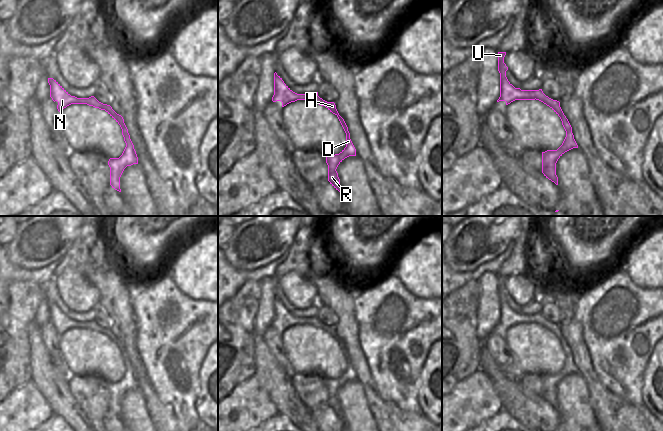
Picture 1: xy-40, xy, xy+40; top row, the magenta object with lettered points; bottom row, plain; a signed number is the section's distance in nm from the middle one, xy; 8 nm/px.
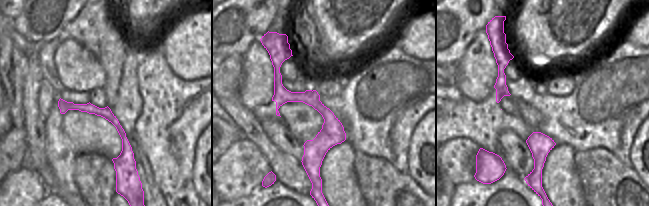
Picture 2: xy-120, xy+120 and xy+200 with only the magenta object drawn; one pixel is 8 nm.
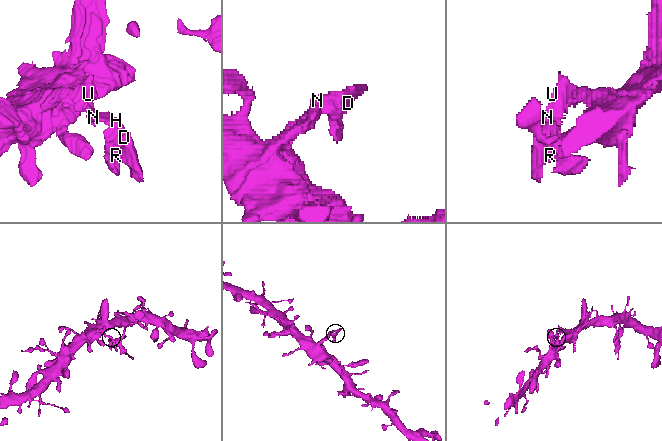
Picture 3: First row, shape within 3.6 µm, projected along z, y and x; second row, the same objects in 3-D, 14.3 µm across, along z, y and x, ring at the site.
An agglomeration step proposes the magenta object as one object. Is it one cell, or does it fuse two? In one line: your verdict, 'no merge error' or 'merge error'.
merge error

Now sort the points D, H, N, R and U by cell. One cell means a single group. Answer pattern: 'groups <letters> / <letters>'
groups D H R / N U

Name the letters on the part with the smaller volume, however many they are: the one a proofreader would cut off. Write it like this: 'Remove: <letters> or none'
Remove: D, H, R

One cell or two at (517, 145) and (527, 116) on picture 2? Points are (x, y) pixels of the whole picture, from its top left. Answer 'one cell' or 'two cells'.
two cells

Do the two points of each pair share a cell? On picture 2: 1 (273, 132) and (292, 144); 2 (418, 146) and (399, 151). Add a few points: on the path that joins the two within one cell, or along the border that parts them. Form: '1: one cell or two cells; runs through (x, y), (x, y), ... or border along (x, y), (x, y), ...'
1: one cell; runs through (278, 134), (287, 143)
2: two cells; border along (415, 127), (408, 149), (407, 173)

